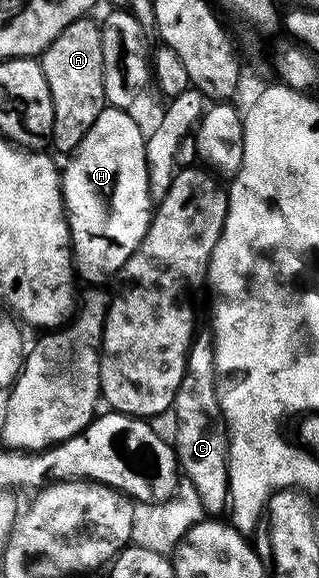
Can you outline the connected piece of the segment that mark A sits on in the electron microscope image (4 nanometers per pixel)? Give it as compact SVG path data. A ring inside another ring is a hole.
M81 18L70 22L54 42L39 57L46 83L53 99L53 130L51 147L63 154L75 152L86 138L86 130L94 126L94 118L106 106L104 98L104 71L102 70L102 34L100 24L92 18Z

